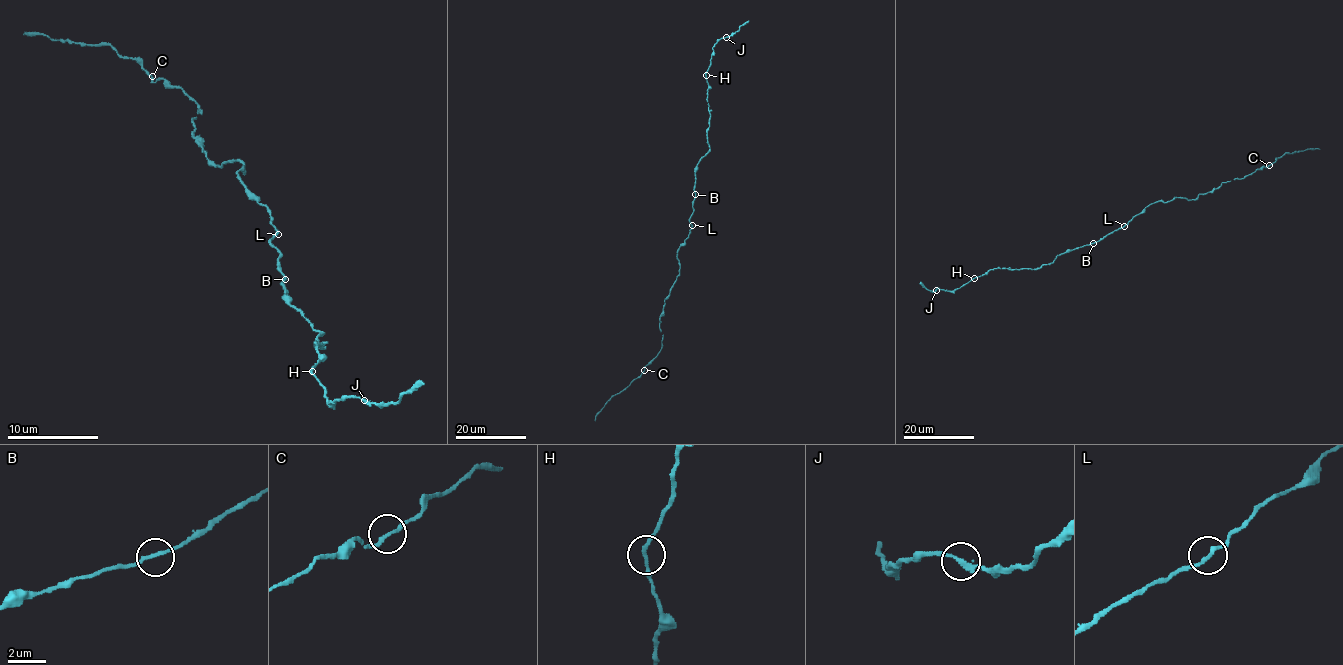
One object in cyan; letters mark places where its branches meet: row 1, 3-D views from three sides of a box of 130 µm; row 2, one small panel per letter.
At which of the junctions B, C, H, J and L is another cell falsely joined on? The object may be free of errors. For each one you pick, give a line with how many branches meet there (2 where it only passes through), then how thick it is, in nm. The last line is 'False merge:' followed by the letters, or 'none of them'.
False merge: none of them

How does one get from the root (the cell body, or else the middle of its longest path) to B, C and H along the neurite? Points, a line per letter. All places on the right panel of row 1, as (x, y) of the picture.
B: (1124, 226), (1093, 243)
C: (1124, 226), (1153, 203), (1175, 197), (1194, 199), (1223, 182), (1244, 178), (1269, 165)
H: (1124, 226), (1089, 245), (1067, 249), (1051, 263), (1039, 268), (994, 268), (974, 278)

